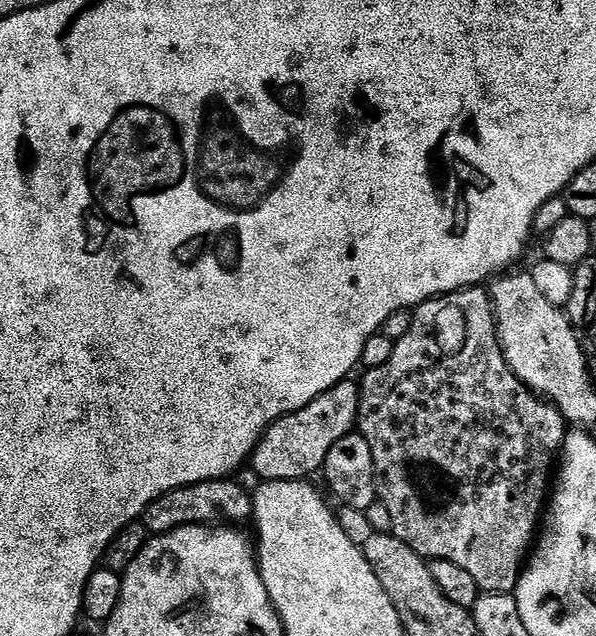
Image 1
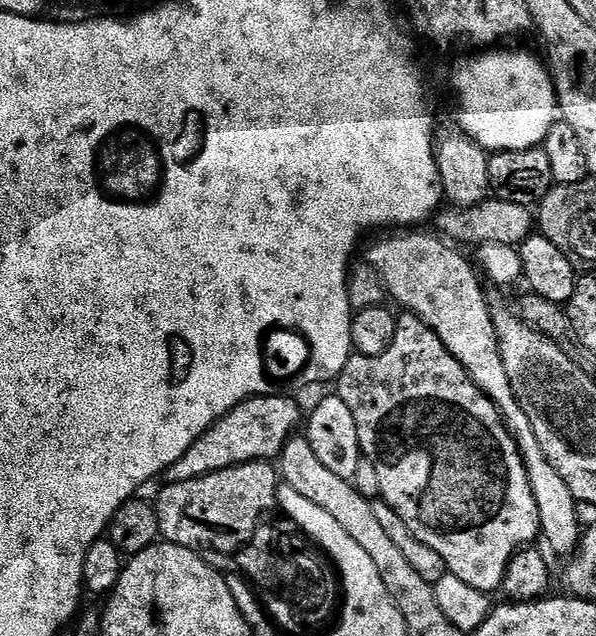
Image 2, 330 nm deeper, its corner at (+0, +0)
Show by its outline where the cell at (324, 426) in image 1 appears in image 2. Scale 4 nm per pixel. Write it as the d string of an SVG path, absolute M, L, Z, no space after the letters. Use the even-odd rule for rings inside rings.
M288 394L251 396L234 406L234 410L230 410L210 430L206 430L202 438L198 438L194 446L190 446L190 450L186 450L186 454L174 462L174 466L167 468L162 477L163 483L186 482L190 478L226 470L236 464L249 464L255 460L275 461L284 449L284 444L299 429L296 427L302 424L302 412L300 416L300 408L292 400L295 399Z

